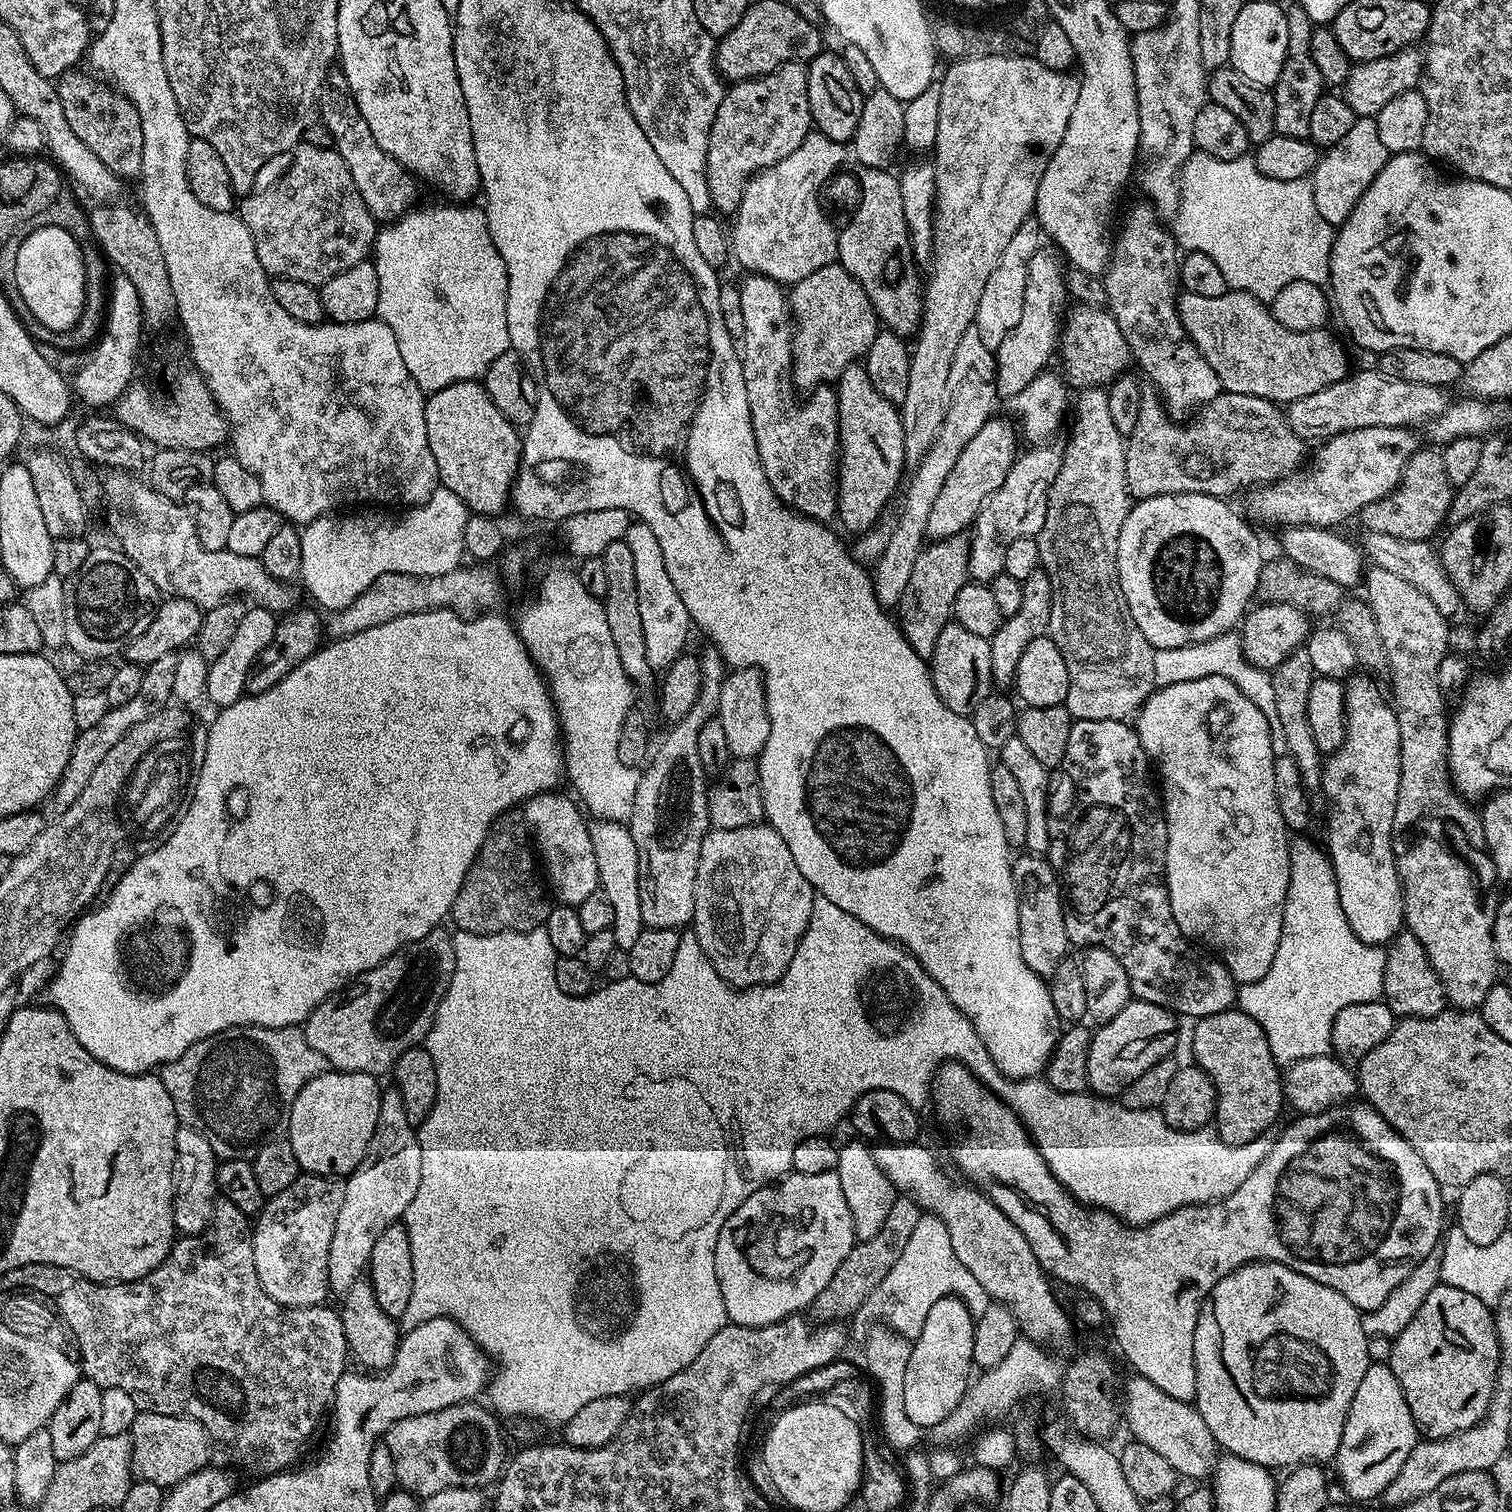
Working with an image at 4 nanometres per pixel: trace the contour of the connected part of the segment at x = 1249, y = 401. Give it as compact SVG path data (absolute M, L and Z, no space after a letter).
M1144 390L1136 432L1142 434L1144 431L1152 432L1152 440L1132 438L1124 446L1128 494L1136 500L1174 494L1206 494L1232 498L1235 492L1243 493L1253 486L1274 484L1277 480L1292 475L1305 463L1306 441L1288 425L1287 415L1272 401L1254 398L1250 394L1221 391L1220 395L1209 404L1203 405L1187 422L1177 422L1169 417L1167 407L1155 391Z

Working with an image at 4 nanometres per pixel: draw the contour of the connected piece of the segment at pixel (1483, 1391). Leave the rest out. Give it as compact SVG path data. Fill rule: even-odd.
M1439 1283L1426 1294L1426 1302L1418 1306L1418 1314L1410 1318L1410 1326L1392 1341L1392 1353L1386 1361L1410 1406L1410 1414L1421 1437L1441 1440L1480 1423L1488 1413L1488 1403L1496 1391L1496 1372L1500 1369L1500 1343L1496 1337L1494 1312L1473 1294L1455 1286Z

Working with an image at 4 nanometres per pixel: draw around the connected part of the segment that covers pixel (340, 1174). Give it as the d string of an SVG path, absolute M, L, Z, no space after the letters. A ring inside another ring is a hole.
M329 1070L302 1086L286 1133L300 1169L313 1176L346 1178L360 1165L378 1122L382 1088L376 1083L377 1077L365 1072Z

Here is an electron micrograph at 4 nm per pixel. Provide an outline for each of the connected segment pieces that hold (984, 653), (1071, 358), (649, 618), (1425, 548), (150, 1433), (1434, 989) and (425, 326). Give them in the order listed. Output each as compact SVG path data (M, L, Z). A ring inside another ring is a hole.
M949 622L942 634L938 634L938 642L934 642L934 650L930 657L930 671L934 690L938 690L938 698L942 698L942 702L950 706L954 714L971 717L972 712L978 710L982 698L993 695L991 645L989 637L973 634L966 630L966 626L955 622Z
M1076 304L1073 309L1063 321L1058 341L1058 360L1060 356L1064 363L1062 375L1069 385L1075 380L1096 380L1097 385L1107 386L1117 376L1129 371L1130 353L1126 338L1111 312L1091 308L1086 304Z
M632 522L626 539L634 550L634 575L638 577L638 611L642 613L642 634L646 634L646 658L653 670L663 670L685 651L684 643L688 640L690 629L688 611L686 606L682 606L682 598L678 598L678 590L674 590L672 576L666 570L666 560L662 558L664 551L662 546L658 546L658 538L654 538L654 530L650 530L648 524Z
M1368 532L1365 535L1362 551L1375 567L1390 570L1390 574L1398 574L1398 578L1406 578L1410 586L1422 590L1430 602L1438 609L1438 614L1445 618L1453 618L1462 609L1462 599L1459 590L1452 579L1446 574L1444 563L1440 560L1440 553L1426 540L1407 540L1406 538L1393 538L1391 534Z
M137 1411L132 1438L132 1471L136 1480L154 1482L170 1490L190 1474L200 1472L210 1464L208 1431L188 1416L167 1416L157 1412Z
M1407 930L1396 933L1396 937L1387 945L1384 957L1386 958L1386 970L1384 971L1384 1003L1390 1006L1390 1010L1397 1016L1417 1016L1418 1018L1430 1018L1445 1011L1446 997L1444 987L1434 970L1430 966L1430 958L1414 938L1414 934Z
M413 207L399 220L385 223L376 233L376 316L394 330L394 339L402 353L402 362L406 362L406 370L410 370L410 378L418 382L425 394L431 394L458 382L479 381L490 362L494 362L498 354L509 351L510 334L506 322L508 275L506 262L502 262L498 246L494 246L494 238L490 238L490 226L483 207L420 207Z

